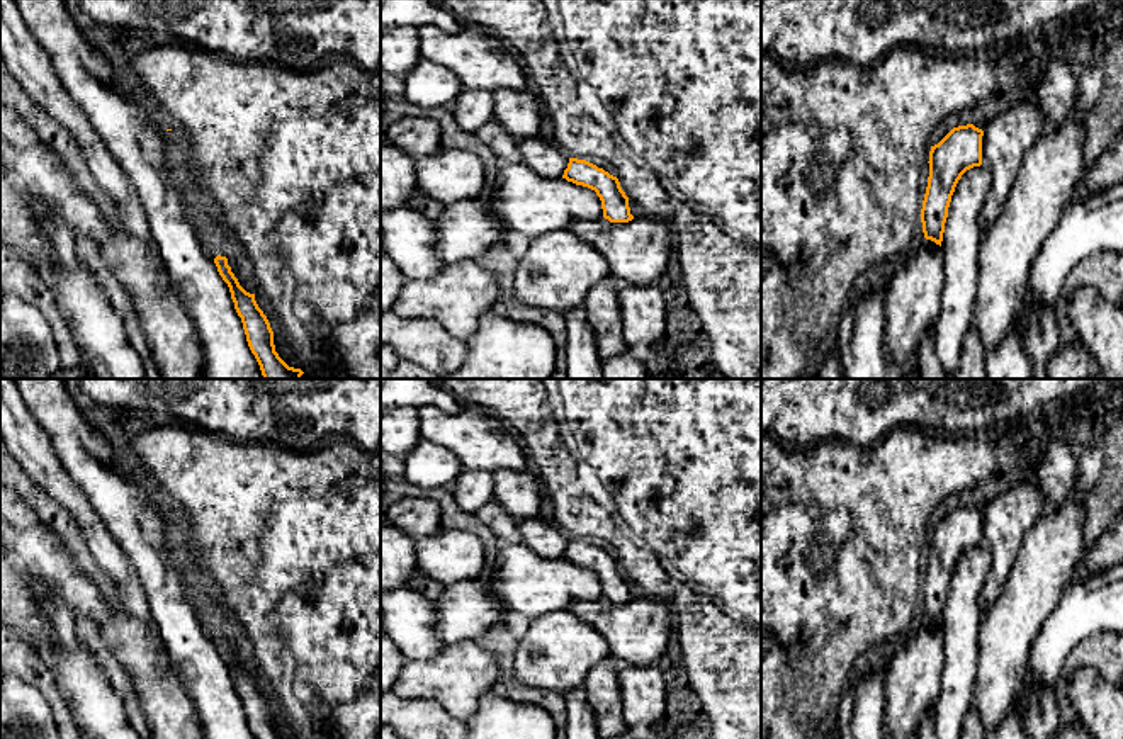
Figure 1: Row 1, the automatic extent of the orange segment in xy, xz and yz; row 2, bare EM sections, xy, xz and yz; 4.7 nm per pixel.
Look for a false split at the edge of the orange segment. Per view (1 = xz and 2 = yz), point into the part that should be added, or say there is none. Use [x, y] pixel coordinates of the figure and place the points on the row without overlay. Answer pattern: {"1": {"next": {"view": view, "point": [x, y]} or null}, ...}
{"1": {"next": null}, "2": {"next": null}}

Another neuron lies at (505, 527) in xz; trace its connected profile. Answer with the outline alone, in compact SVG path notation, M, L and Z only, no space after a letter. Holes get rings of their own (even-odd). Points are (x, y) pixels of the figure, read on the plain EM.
M494 499L479 508L474 513L501 544L522 544L523 535L520 532L518 522L508 515L508 511L499 506Z

